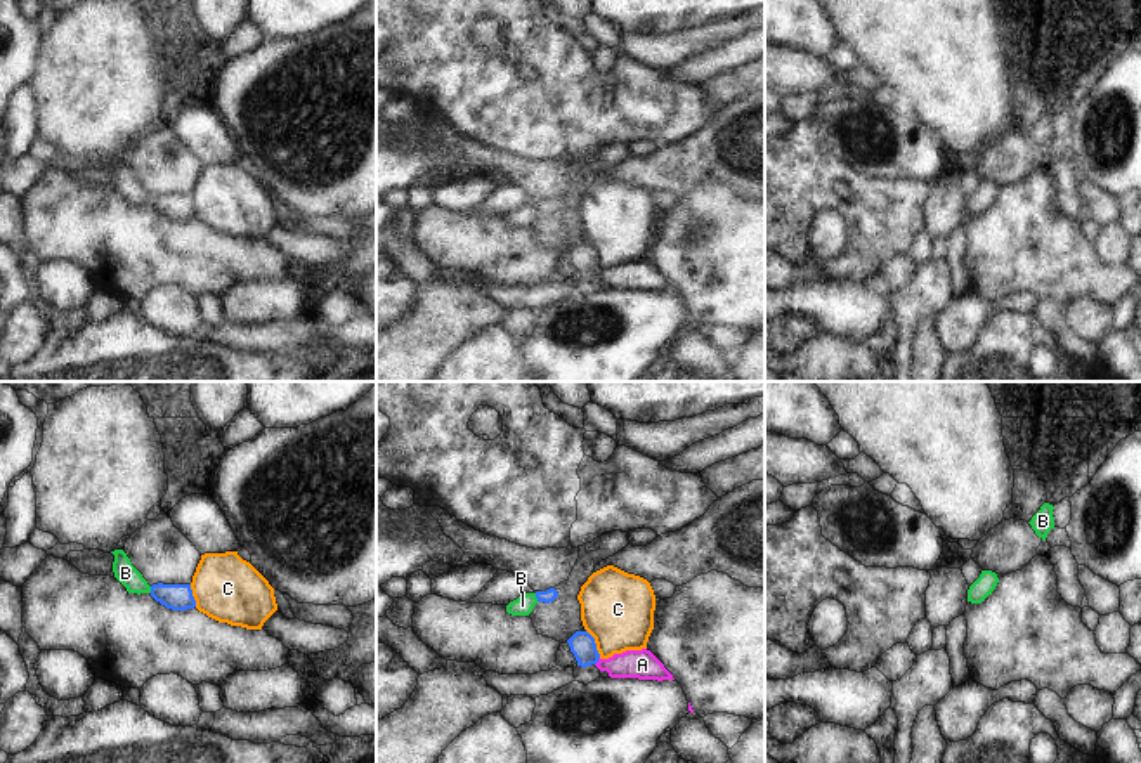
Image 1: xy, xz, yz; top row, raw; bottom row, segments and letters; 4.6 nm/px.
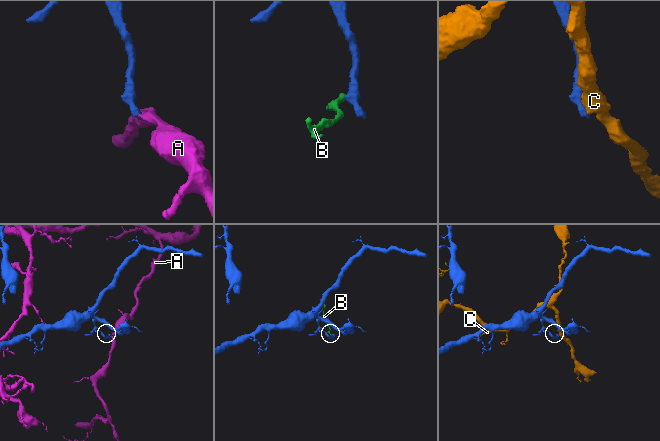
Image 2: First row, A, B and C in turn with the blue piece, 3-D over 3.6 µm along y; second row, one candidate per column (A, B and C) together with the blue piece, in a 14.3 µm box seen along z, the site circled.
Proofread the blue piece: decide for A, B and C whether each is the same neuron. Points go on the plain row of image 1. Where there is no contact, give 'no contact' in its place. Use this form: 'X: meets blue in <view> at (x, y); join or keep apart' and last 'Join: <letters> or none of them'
A: meets blue in xz at (597, 273); keep apart
B: meets blue in xz at (536, 208); keep apart
C: meets blue in xz at (595, 255); keep apart
Join: none of them

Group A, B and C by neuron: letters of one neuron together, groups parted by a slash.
A / B / C

